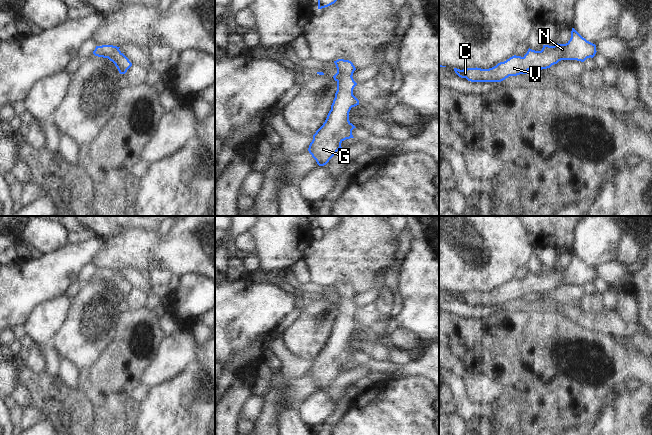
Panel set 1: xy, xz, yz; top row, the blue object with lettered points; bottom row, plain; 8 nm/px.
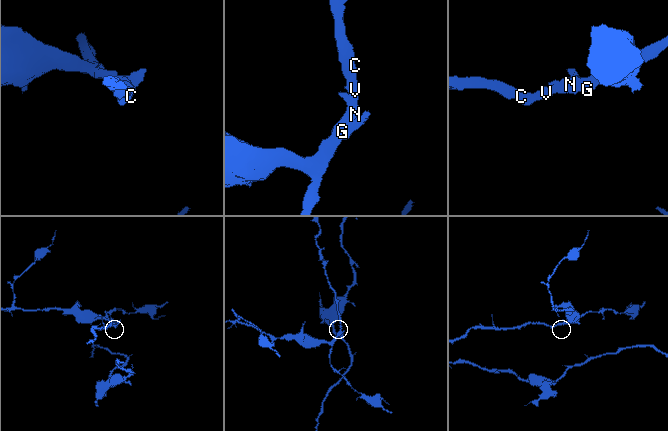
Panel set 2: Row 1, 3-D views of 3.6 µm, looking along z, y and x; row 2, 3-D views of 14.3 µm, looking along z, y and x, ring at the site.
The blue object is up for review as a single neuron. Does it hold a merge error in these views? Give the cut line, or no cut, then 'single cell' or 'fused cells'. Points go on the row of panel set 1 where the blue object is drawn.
cut none; single cell

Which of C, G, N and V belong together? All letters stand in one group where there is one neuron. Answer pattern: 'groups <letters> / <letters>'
groups C G N V

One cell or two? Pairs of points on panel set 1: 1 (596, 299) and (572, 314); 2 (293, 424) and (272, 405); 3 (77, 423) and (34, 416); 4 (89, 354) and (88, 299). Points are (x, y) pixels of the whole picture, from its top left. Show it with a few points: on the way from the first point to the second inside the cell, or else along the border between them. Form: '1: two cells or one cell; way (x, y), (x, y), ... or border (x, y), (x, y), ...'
1: two cells; border (579, 307), (585, 311), (600, 311)
2: two cells; border (286, 398), (278, 412), (277, 424)
3: two cells; border (28, 405), (38, 408), (43, 417)
4: one cell; way (87, 340), (87, 313)

